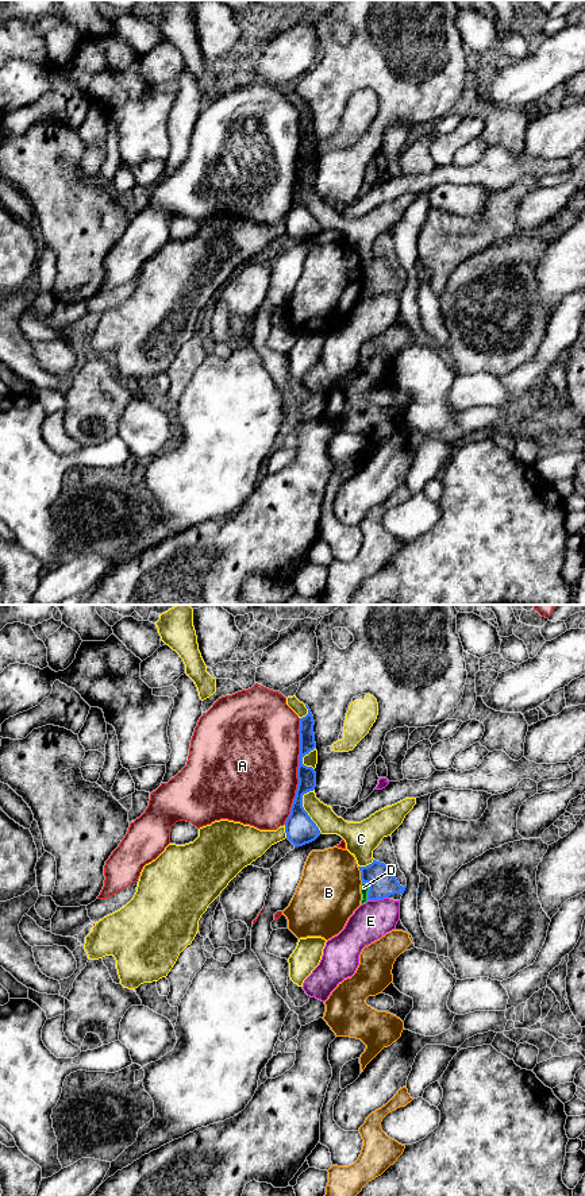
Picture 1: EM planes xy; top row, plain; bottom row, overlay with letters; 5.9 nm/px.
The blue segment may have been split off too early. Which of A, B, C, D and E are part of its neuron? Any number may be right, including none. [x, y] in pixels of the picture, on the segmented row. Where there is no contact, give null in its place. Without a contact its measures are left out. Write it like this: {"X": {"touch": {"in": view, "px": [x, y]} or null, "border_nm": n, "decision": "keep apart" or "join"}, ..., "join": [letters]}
{"A": {"touch": {"in": "xy", "px": [297, 771]}, "border_nm": 650, "decision": "keep apart"}, "B": {"touch": {"in": "xy", "px": [361, 875]}, "border_nm": 100, "decision": "keep apart"}, "C": {"touch": {"in": "xy", "px": [303, 809]}, "border_nm": 280, "decision": "keep apart"}, "D": {"touch": {"in": "xy", "px": [369, 890]}, "border_nm": 120, "decision": "keep apart"}, "E": {"touch": {"in": "xy", "px": [378, 898]}, "border_nm": 120, "decision": "keep apart"}, "join": []}

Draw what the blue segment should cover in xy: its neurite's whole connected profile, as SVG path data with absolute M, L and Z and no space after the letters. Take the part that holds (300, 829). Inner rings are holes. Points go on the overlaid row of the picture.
M307 705L305 707L308 709L308 714L300 718L300 729L299 729L299 734L300 734L300 755L299 755L299 767L297 767L299 784L296 790L296 796L290 807L290 814L285 821L286 838L295 845L295 848L309 844L322 834L316 823L311 819L311 817L303 807L303 795L309 791L313 791L316 787L315 769L312 767L307 767L303 764L303 757L316 748L315 733L313 733L313 725L315 725L313 715Z

